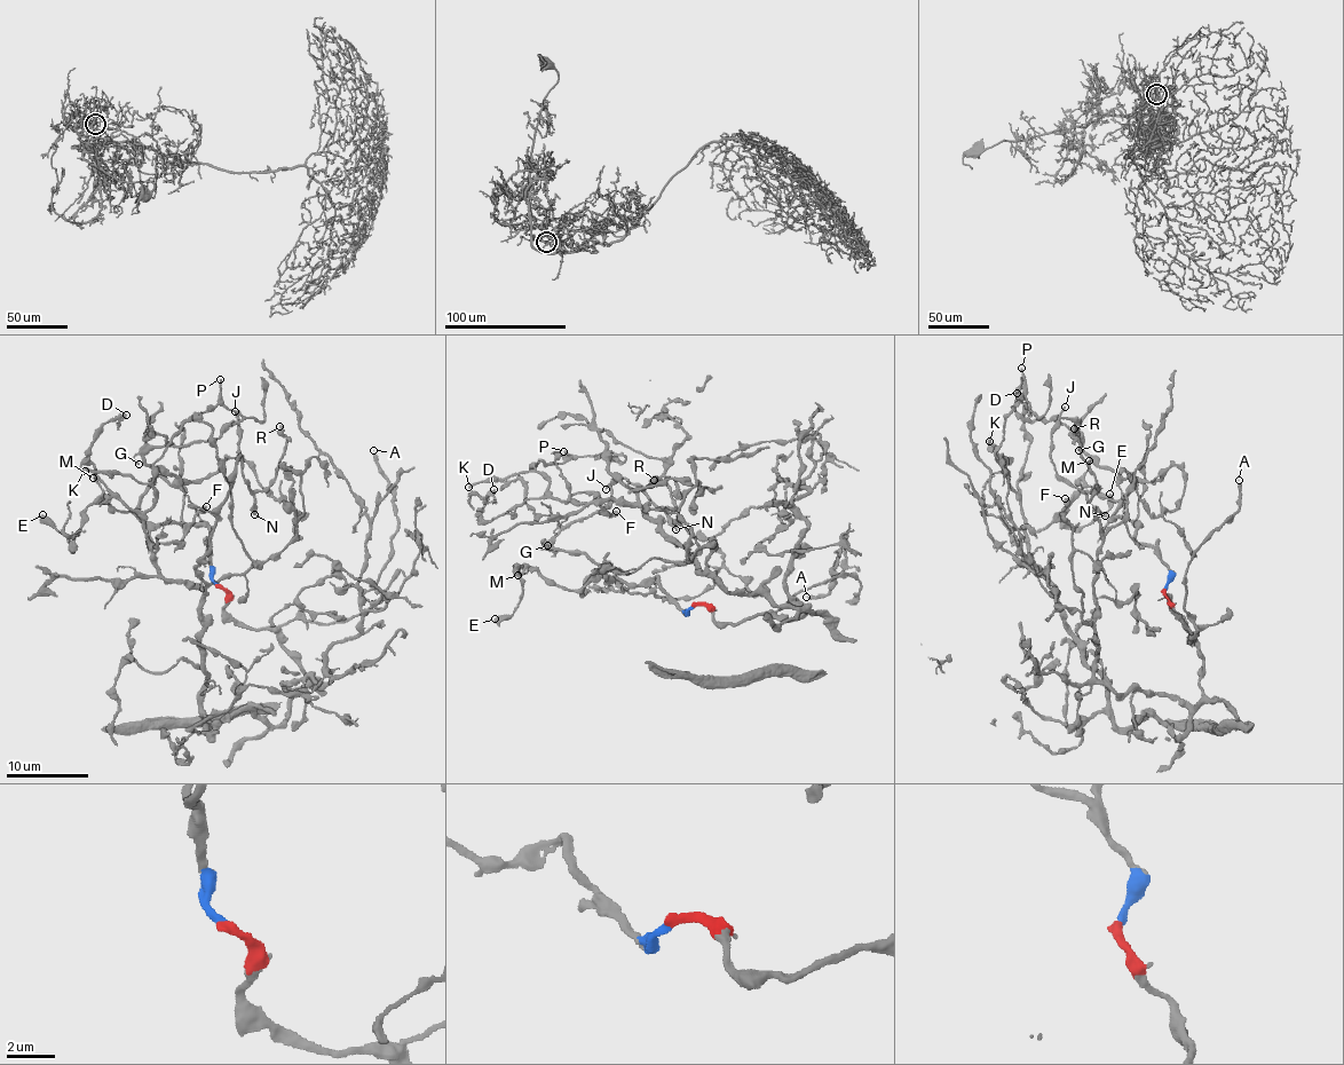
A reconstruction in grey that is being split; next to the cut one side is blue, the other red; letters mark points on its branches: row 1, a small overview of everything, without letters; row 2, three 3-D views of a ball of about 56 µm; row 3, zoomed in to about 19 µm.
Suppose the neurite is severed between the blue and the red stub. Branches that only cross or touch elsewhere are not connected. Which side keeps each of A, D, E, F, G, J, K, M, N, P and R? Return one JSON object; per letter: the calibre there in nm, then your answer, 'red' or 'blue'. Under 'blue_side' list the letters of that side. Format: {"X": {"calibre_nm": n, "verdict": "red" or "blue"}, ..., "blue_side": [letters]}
{"A": {"calibre_nm": 240, "verdict": "red"}, "D": {"calibre_nm": 480, "verdict": "red"}, "E": {"calibre_nm": 550, "verdict": "blue"}, "F": {"calibre_nm": 440, "verdict": "red"}, "G": {"calibre_nm": 130, "verdict": "blue"}, "J": {"calibre_nm": 150, "verdict": "blue"}, "K": {"calibre_nm": 240, "verdict": "red"}, "M": {"calibre_nm": 200, "verdict": "blue"}, "N": {"calibre_nm": 280, "verdict": "blue"}, "P": {"calibre_nm": 170, "verdict": "red"}, "R": {"calibre_nm": 480, "verdict": "blue"}, "blue_side": ["E", "G", "J", "M", "N", "R"]}

